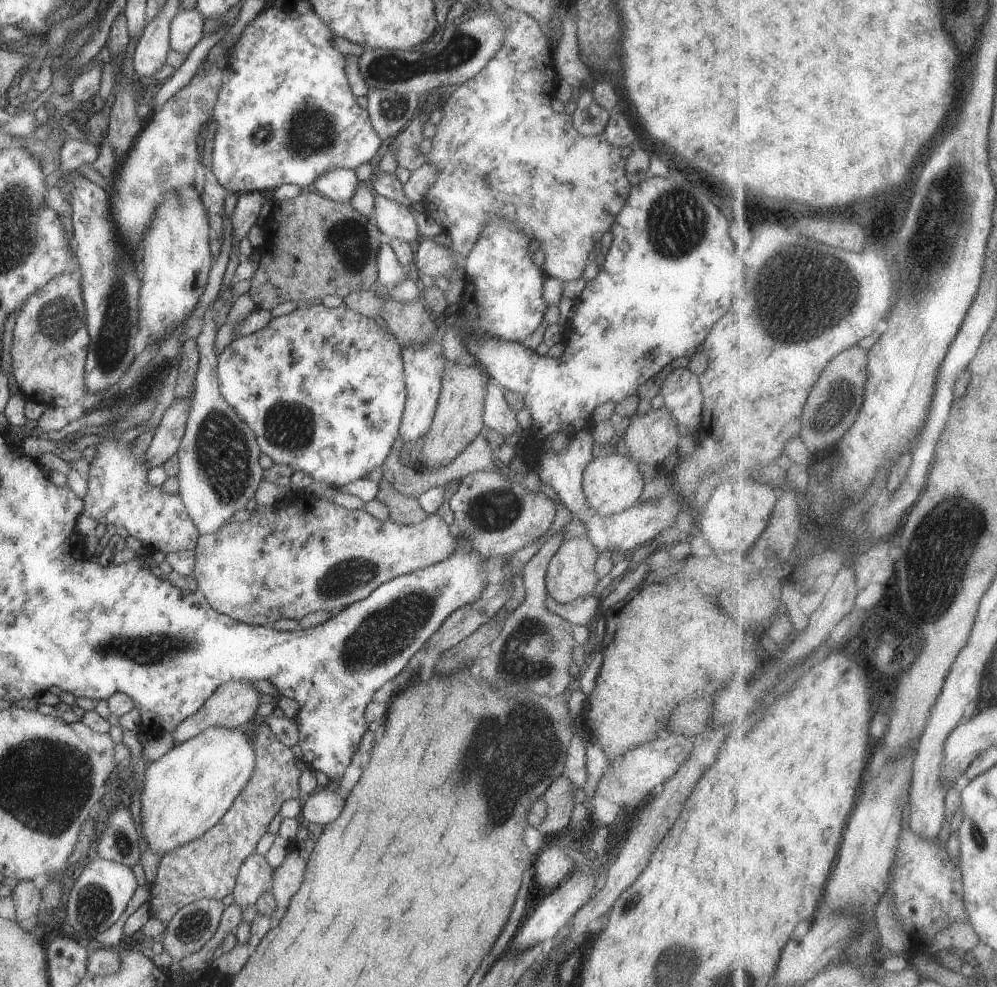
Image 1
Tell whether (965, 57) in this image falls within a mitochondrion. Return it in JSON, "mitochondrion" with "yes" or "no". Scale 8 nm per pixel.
{"mitochondrion":"no"}

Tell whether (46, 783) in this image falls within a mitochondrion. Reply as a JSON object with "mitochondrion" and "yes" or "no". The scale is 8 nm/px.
{"mitochondrion":"yes"}

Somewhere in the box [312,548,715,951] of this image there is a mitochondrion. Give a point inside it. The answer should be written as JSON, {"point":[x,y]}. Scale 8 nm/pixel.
{"point":[513,752]}

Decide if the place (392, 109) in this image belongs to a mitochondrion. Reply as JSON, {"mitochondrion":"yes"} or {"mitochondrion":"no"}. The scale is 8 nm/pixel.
{"mitochondrion":"yes"}

